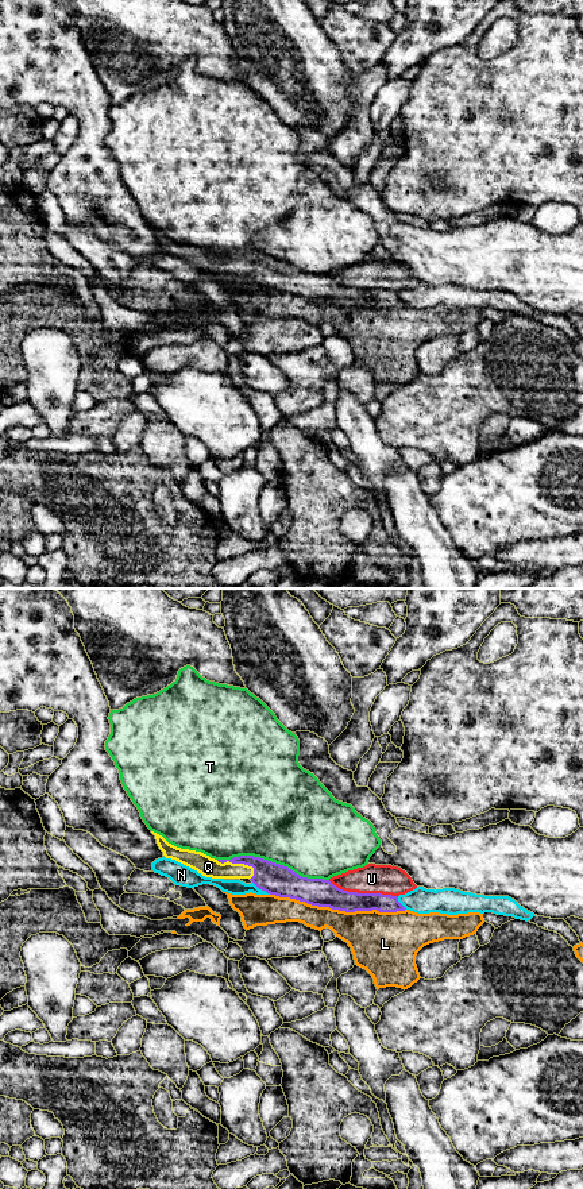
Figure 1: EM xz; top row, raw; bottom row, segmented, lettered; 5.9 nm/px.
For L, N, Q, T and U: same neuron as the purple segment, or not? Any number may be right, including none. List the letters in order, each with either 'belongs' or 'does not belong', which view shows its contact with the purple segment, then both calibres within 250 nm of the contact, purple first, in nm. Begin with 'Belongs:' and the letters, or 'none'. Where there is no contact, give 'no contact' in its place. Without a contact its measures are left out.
Belongs: Q
L: does not belong | xz | 160/280 nm
N: does not belong | xz | 190/100 nm
Q: belongs | xz | 190/120 nm
T: does not belong | xz | 190/500 nm
U: does not belong | xz | 160/180 nm

